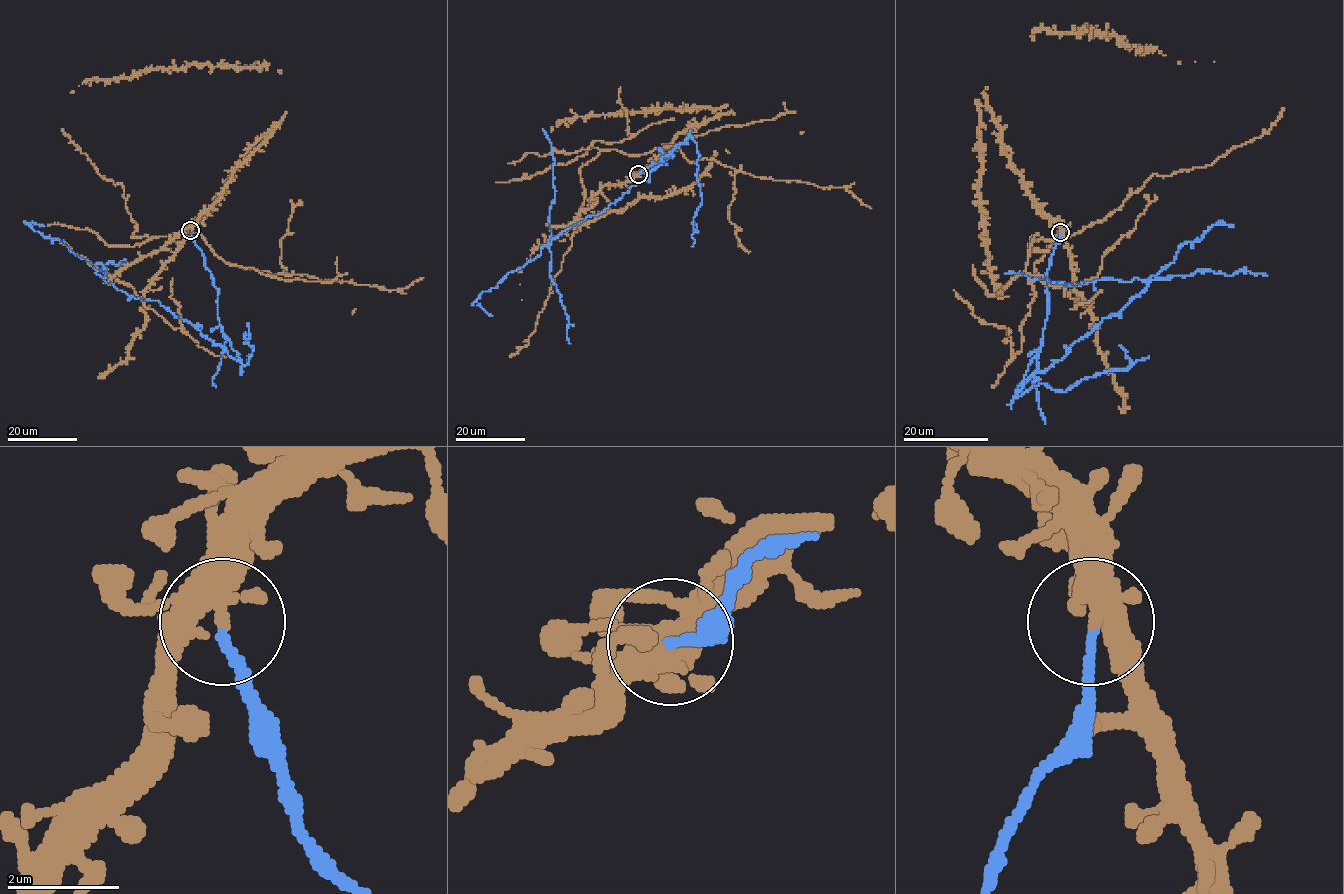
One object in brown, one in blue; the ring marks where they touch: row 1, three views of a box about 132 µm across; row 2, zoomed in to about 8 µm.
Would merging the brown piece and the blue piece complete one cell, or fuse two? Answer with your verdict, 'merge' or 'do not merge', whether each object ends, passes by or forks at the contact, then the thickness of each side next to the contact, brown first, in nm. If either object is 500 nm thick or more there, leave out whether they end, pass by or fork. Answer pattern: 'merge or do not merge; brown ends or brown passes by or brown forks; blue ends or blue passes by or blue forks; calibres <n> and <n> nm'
do not merge; brown forks; blue ends; calibres 360 and 150 nm

